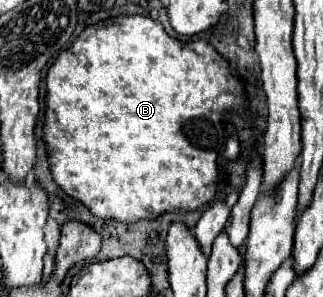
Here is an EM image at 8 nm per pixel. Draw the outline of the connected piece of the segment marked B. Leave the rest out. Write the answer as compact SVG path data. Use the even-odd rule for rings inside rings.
M117 16L103 20L99 24L87 26L75 42L57 56L53 66L47 70L47 96L45 96L45 122L43 122L43 140L47 144L49 154L49 168L55 184L71 198L79 200L83 206L91 210L97 218L109 218L117 222L137 222L137 220L153 220L163 212L179 210L197 210L203 204L215 200L215 158L217 150L213 148L199 148L209 146L209 124L222 125L227 111L237 110L243 112L245 96L241 80L231 74L227 62L209 46L205 40L181 40L169 36L159 22L147 16Z

